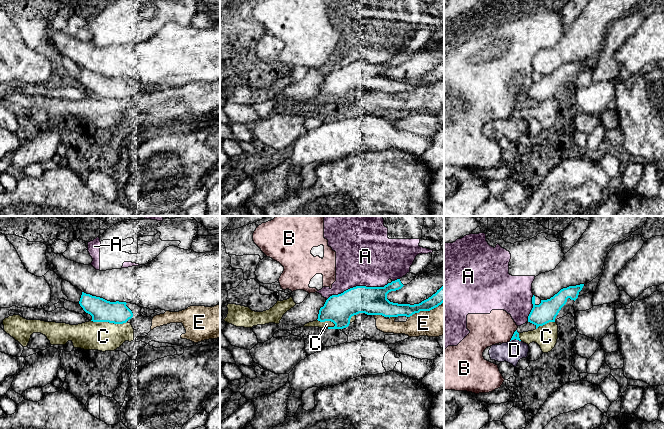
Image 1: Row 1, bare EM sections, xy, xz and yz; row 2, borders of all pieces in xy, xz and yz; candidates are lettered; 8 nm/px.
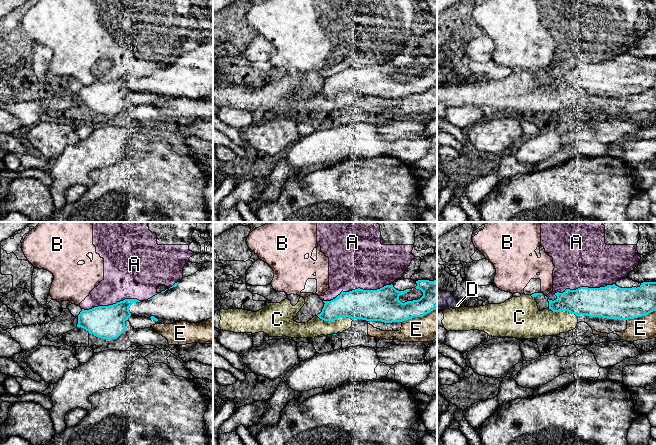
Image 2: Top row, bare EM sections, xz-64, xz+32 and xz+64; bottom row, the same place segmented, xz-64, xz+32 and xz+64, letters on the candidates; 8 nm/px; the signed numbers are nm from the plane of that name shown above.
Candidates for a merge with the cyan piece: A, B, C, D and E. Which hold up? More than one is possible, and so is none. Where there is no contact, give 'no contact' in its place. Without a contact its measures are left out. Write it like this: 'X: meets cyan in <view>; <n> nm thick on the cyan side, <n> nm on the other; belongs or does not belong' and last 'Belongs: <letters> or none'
A: meets cyan in xz; 240 nm thick on the cyan side, 480 nm on the other; does not belong
B: meets cyan in yz; 50 nm thick on the cyan side, 260 nm on the other; does not belong
C: meets cyan in xy; 190 nm thick on the cyan side, 240 nm on the other; does not belong
D: meets cyan in yz; 50 nm thick on the cyan side, 170 nm on the other; does not belong
E: meets cyan in xz; 110 nm thick on the cyan side, 240 nm on the other; does not belong
Belongs: none

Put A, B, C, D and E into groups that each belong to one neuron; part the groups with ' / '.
A B / C E / D

